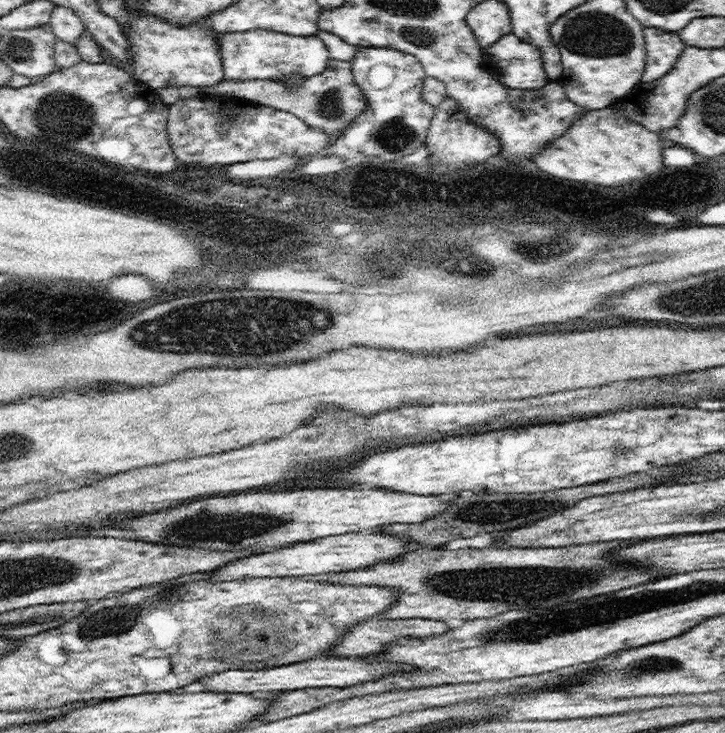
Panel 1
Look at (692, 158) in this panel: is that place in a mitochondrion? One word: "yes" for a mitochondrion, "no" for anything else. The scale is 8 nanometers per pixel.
no

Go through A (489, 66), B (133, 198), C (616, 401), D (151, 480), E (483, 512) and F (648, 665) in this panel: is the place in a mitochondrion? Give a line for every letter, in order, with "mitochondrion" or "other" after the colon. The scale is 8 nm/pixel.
A: other
B: other
C: other
D: other
E: mitochondrion
F: mitochondrion

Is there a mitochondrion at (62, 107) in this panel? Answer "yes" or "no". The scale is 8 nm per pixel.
yes

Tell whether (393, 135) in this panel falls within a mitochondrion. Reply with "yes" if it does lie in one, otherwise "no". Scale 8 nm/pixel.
yes

